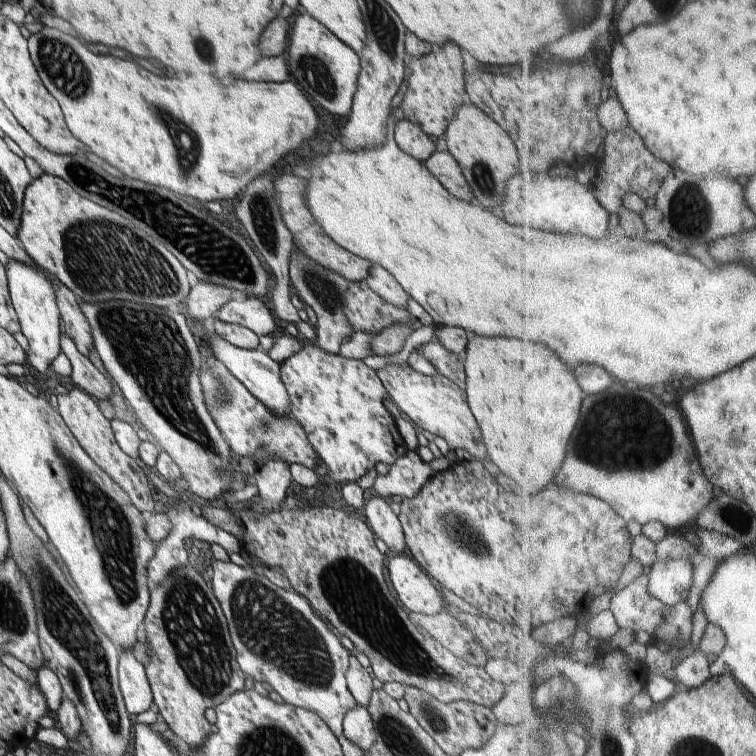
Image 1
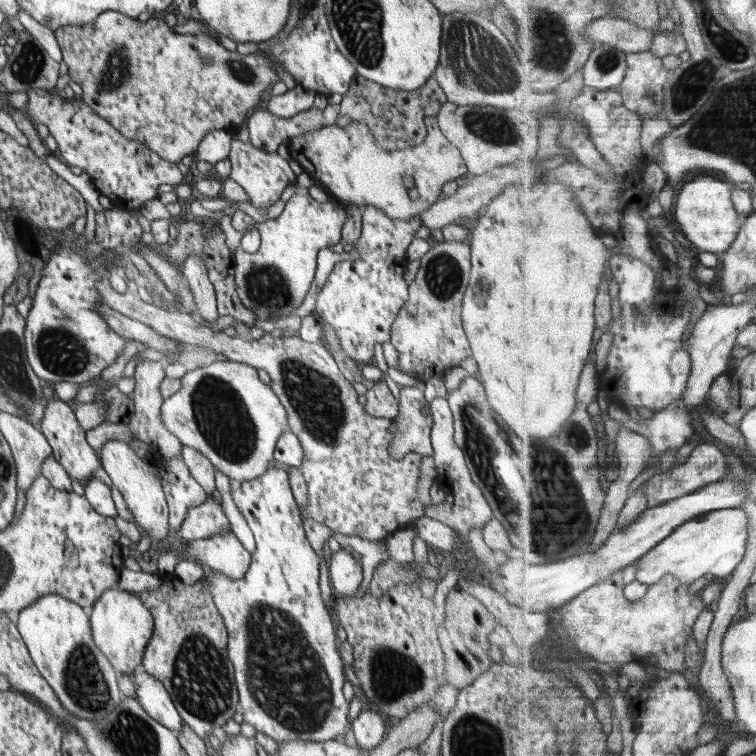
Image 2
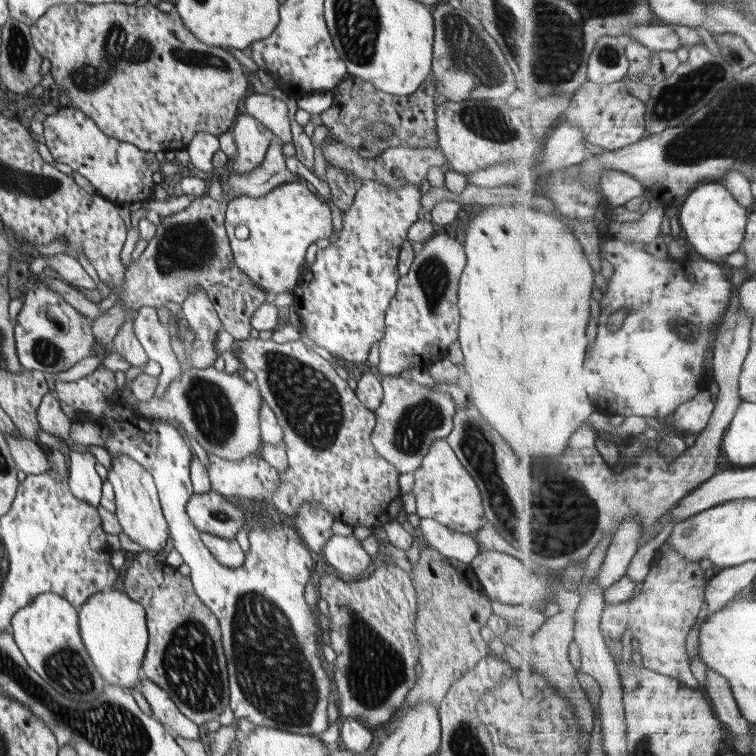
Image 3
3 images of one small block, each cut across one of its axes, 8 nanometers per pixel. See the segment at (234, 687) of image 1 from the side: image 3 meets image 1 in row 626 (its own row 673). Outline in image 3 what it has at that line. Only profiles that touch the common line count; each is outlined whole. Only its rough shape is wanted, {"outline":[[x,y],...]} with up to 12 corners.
{"outline":[[144,550],[124,568],[146,611],[142,674],[204,725],[229,708],[216,615]]}

